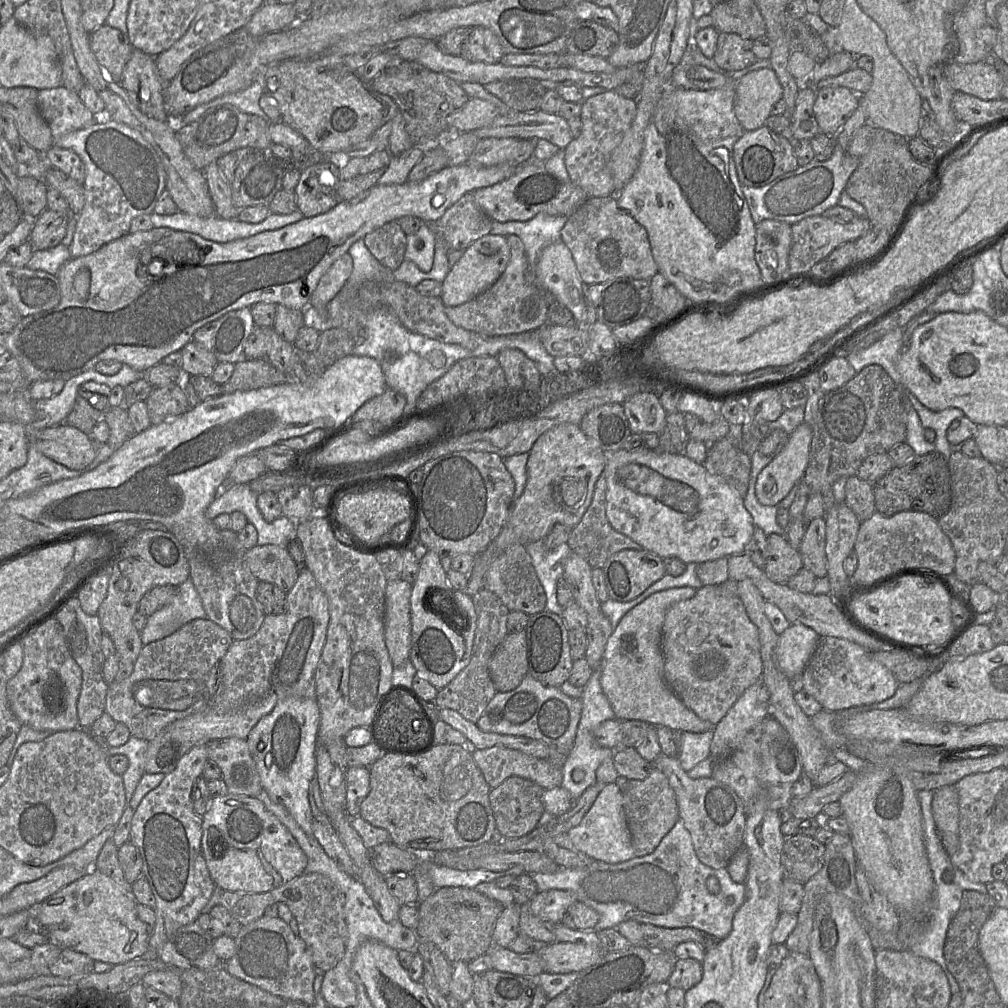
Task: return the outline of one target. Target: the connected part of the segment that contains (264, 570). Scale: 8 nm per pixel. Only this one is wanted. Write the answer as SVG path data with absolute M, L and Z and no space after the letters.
M257 544L244 550L243 560L259 581L272 583L286 594L293 588L299 575L286 546Z

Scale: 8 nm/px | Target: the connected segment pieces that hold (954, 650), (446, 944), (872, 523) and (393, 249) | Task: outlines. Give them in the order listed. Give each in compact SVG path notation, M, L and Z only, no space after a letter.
M984 624L972 626L950 649L950 658L965 658L992 650L994 643L990 627Z
M442 887L418 902L419 922L416 933L421 940L434 943L452 964L470 962L490 951L497 918L505 906L468 887Z
M876 511L871 518L861 522L854 551L858 556L858 565L850 579L858 587L869 586L905 568L930 568L943 575L952 574L955 569L955 551L951 540L940 528L938 519L919 511L902 511L892 516L884 516Z
M390 221L363 237L363 242L374 258L394 271L404 260L407 235L396 221Z

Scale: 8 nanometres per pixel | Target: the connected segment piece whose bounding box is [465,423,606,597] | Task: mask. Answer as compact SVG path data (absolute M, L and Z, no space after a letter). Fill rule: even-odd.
M564 423L552 427L542 434L529 452L527 483L522 495L510 508L507 521L498 536L474 559L468 575L466 593L471 597L484 588L487 571L492 562L510 546L542 540L555 524L573 529L582 519L592 502L596 481L606 466L606 452L579 425ZM563 480L580 480L585 485L583 498L574 506L565 504L560 494Z

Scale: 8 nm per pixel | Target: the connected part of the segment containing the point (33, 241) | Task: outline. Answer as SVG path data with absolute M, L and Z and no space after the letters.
M46 208L34 219L29 244L34 250L47 250L61 244L71 214Z

